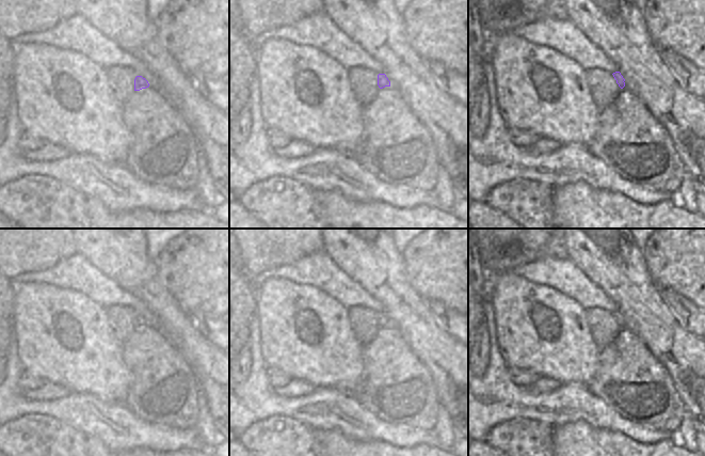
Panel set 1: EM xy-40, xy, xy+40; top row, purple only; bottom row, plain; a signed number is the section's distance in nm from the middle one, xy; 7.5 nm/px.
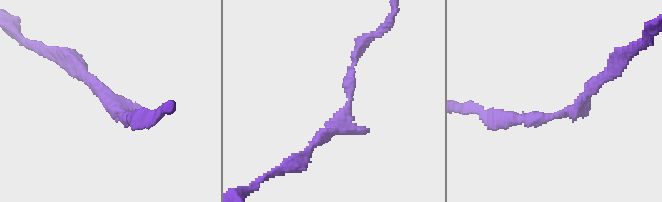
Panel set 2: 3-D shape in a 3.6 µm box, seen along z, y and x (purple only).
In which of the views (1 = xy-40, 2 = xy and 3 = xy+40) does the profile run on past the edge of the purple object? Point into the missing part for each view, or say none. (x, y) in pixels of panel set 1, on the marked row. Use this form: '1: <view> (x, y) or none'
1: none
2: none
3: none

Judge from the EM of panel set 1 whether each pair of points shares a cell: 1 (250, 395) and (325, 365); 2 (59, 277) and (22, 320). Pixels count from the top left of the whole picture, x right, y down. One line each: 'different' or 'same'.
1: different
2: different

